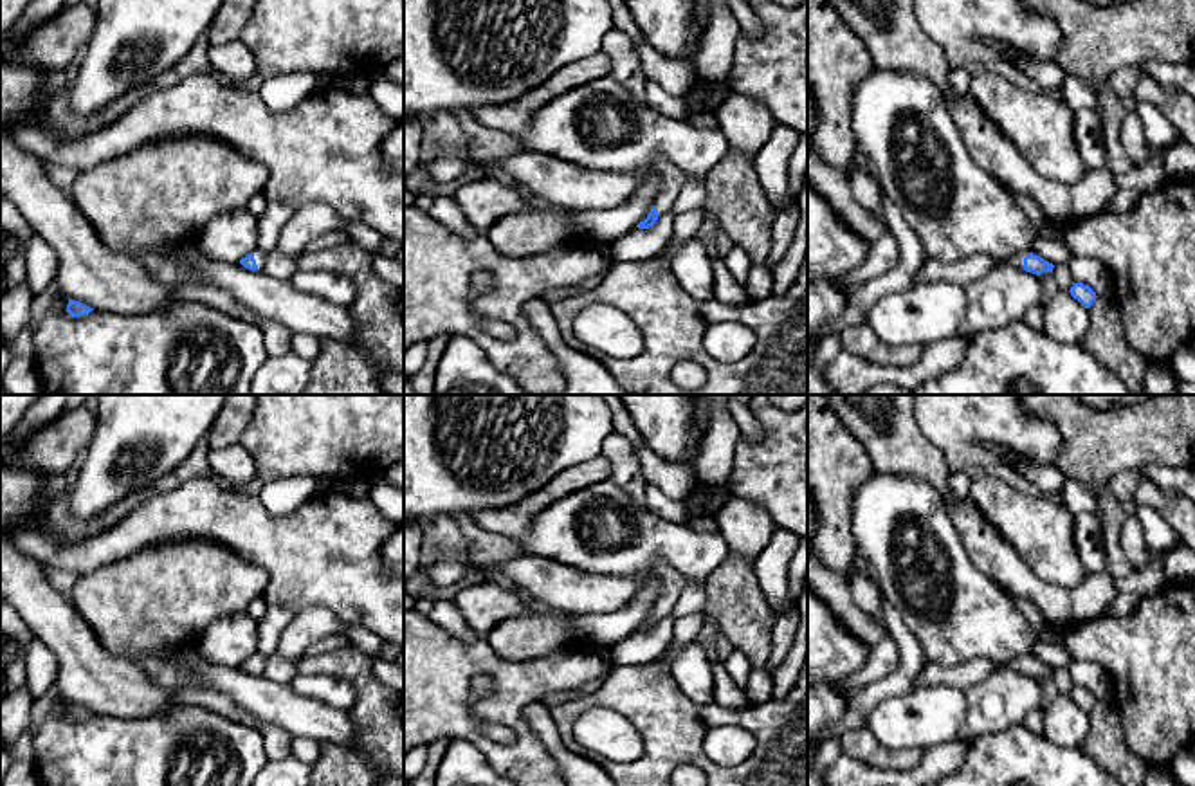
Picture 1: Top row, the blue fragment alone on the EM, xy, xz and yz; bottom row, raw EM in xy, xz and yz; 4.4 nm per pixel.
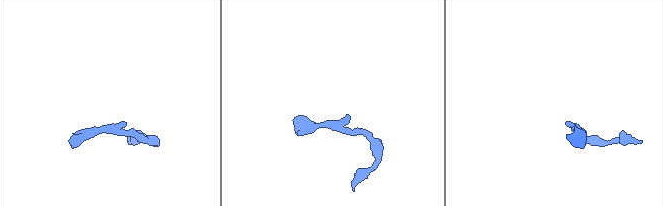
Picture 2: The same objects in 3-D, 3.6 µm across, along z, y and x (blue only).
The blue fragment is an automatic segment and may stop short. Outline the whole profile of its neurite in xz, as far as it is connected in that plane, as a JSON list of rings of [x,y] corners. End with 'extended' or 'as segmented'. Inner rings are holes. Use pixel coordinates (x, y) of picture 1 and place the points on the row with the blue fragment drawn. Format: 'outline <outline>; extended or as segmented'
outline [[[656,157],[654,168],[661,178],[661,189],[660,189],[647,218],[636,225],[638,229],[652,227],[656,224],[658,216],[663,211],[672,207],[681,186],[687,180],[687,175],[678,166],[674,166],[672,162],[669,162],[663,157]]]; extended

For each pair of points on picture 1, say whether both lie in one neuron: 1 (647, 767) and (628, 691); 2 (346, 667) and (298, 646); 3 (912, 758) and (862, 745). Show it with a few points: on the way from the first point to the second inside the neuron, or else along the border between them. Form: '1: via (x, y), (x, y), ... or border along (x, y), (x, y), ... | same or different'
1: via (653, 749), (653, 720), (646, 709) | same
2: border along (305, 653), (298, 662) | different
3: via (900, 758), (875, 754) | same

